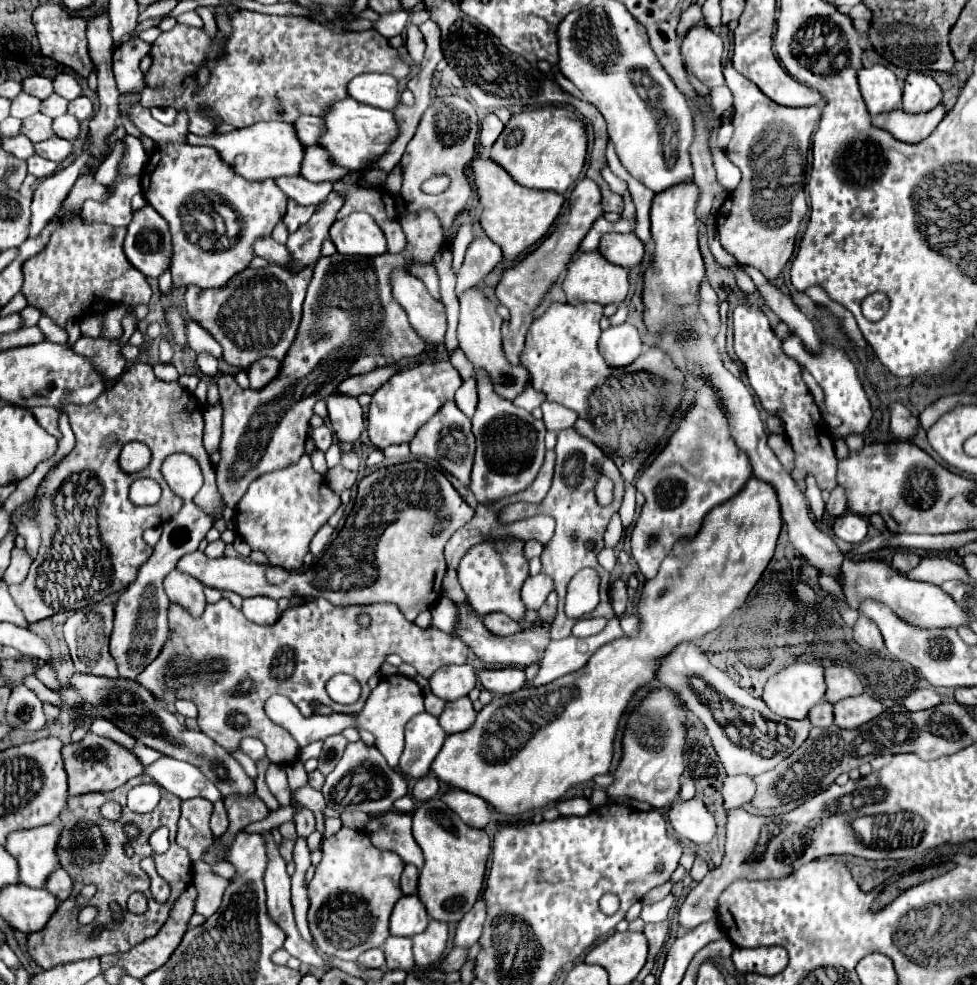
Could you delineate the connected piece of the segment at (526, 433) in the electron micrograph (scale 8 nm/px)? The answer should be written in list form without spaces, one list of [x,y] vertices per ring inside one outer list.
[[[485,371],[477,373],[477,391],[479,405],[473,415],[477,453],[469,487],[479,503],[493,505],[507,495],[527,489],[535,481],[545,459],[545,425],[541,419],[533,419],[531,413],[515,407],[509,399],[501,397]]]

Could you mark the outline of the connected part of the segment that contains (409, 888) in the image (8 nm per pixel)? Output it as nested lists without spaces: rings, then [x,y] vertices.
[[[405,865],[403,875],[401,875],[401,889],[403,889],[403,893],[405,895],[415,895],[417,881],[419,881],[419,869],[415,865]]]

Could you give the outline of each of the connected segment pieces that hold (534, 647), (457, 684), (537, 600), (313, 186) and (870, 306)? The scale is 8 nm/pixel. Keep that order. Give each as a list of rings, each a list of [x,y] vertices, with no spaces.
[[[455,603],[457,605],[457,611],[459,611],[459,621],[457,621],[457,627],[453,631],[455,637],[459,637],[467,647],[471,647],[471,651],[483,659],[485,663],[491,663],[491,665],[517,665],[521,669],[529,667],[531,663],[537,663],[541,661],[543,657],[543,651],[545,647],[549,645],[549,623],[543,623],[543,619],[539,619],[535,625],[523,629],[519,635],[513,635],[513,637],[499,637],[499,635],[493,635],[491,631],[485,629],[483,625],[483,619],[467,605],[467,603]]]
[[[447,665],[435,671],[435,675],[429,679],[431,691],[445,699],[455,701],[459,697],[469,695],[469,691],[477,685],[477,675],[471,665]]]
[[[539,573],[525,581],[525,585],[521,589],[521,597],[528,610],[538,610],[553,590],[554,583],[551,578]]]
[[[301,175],[279,177],[277,185],[289,199],[297,201],[299,205],[317,205],[331,193],[331,183],[311,183]]]
[[[871,293],[861,303],[861,309],[863,309],[863,315],[869,321],[879,321],[887,313],[887,309],[889,309],[889,299],[887,299],[885,293]]]

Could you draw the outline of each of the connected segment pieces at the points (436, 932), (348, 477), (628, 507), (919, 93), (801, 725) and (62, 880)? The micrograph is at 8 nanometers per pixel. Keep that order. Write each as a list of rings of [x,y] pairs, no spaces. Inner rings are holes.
[[[431,919],[431,927],[423,935],[413,937],[413,955],[419,967],[433,967],[443,957],[443,951],[449,941],[449,929],[445,923]]]
[[[337,465],[337,467],[327,471],[327,483],[331,483],[331,489],[335,493],[341,493],[343,489],[353,487],[355,481],[357,481],[357,471],[347,471],[341,465]]]
[[[633,485],[625,487],[625,499],[619,509],[619,517],[621,517],[621,523],[625,529],[633,523],[633,517],[635,517],[635,487]]]
[[[909,73],[903,87],[903,111],[925,113],[941,105],[943,91],[933,77],[925,73]]]
[[[807,719],[805,721],[795,721],[795,749],[807,739],[809,729],[811,729],[811,723]]]
[[[59,869],[59,871],[55,871],[55,875],[51,875],[51,879],[47,879],[47,889],[59,901],[65,901],[71,895],[71,891],[73,891],[73,879],[69,877],[67,871]]]

